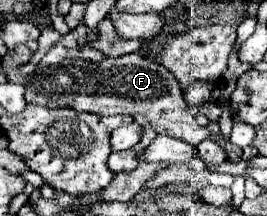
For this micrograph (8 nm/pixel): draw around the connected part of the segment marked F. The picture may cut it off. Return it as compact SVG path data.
M128 54L120 58L106 56L100 62L66 58L60 64L48 66L36 74L26 84L26 102L40 104L48 108L72 108L76 112L92 112L98 116L128 114L138 124L152 124L158 134L180 138L192 146L198 146L202 140L216 140L232 162L238 162L240 148L232 146L224 136L210 136L204 126L198 126L192 112L186 110L186 100L176 78L154 60L148 60L140 54Z

